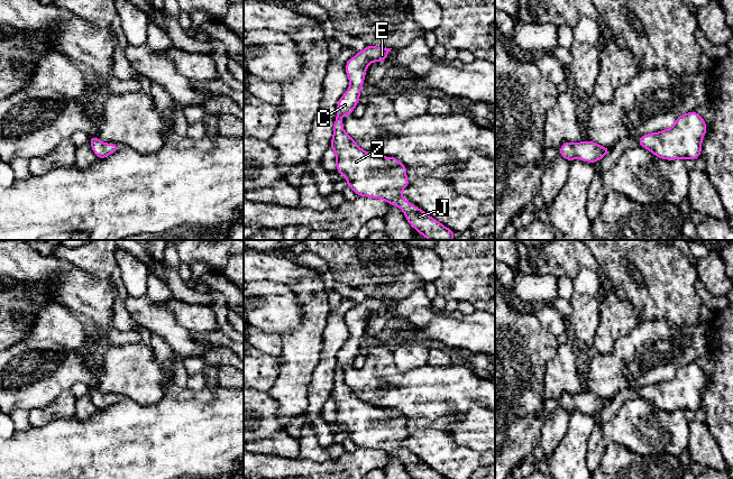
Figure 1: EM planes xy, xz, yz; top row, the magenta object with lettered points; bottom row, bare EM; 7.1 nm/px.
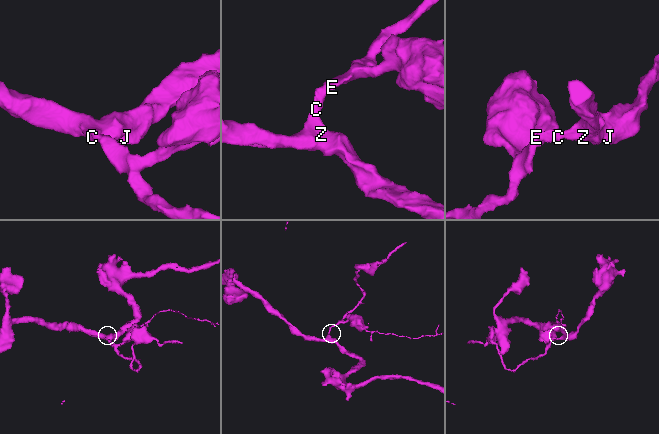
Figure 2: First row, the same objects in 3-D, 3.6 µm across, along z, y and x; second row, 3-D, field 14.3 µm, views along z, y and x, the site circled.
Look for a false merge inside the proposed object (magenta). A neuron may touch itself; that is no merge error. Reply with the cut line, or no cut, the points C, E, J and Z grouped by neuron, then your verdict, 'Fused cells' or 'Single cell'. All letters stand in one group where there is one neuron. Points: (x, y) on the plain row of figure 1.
No split. Groups: C E J Z. Single cell

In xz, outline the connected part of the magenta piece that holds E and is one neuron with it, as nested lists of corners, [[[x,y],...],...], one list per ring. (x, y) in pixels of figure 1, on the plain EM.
[[[368,296],[346,314],[345,322],[350,337],[338,352],[333,388],[330,393],[330,399],[336,404],[337,423],[347,430],[347,437],[358,448],[382,450],[397,458],[412,479],[446,479],[419,458],[412,458],[401,446],[401,442],[411,436],[406,430],[406,417],[395,407],[378,407],[363,402],[342,378],[341,368],[354,365],[360,352],[359,343],[367,317],[373,313],[386,312],[391,301]]]

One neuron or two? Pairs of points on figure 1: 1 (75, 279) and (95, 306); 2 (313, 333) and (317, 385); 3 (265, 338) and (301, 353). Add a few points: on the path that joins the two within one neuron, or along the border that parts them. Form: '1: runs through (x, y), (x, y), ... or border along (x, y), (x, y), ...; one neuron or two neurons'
1: runs through (75, 286), (89, 300); one neuron
2: border along (322, 340), (320, 358), (307, 390); two neurons
3: border along (280, 335), (281, 355); two neurons

